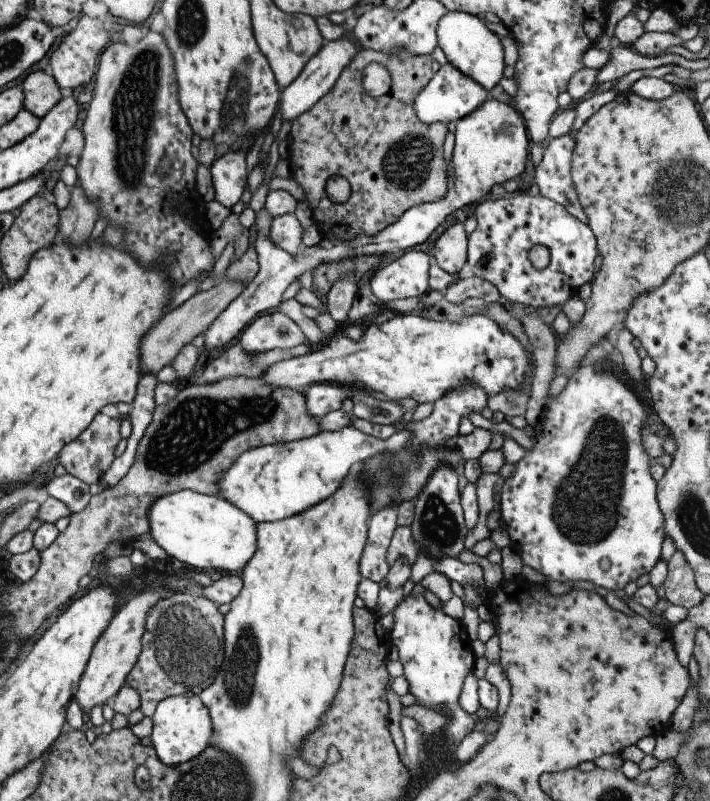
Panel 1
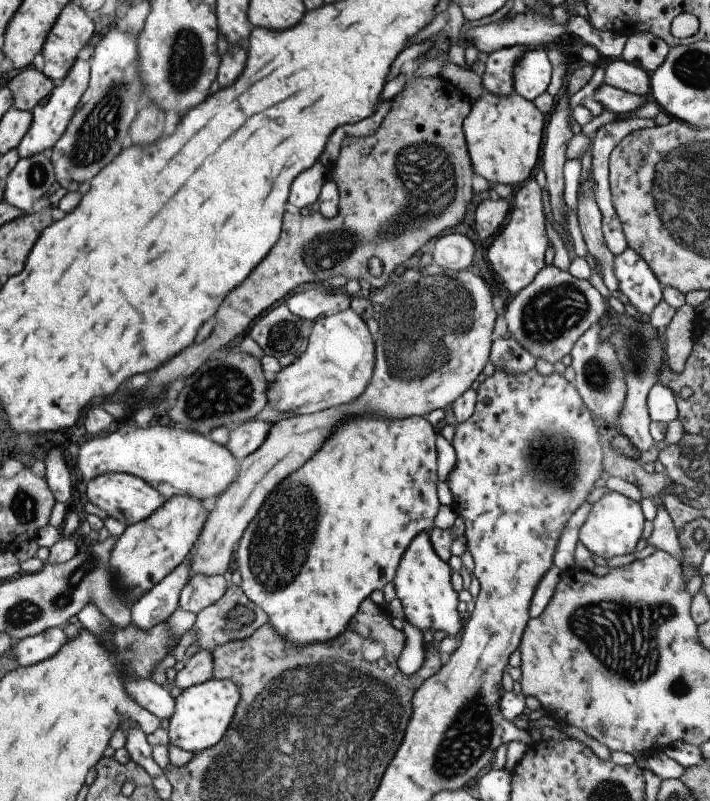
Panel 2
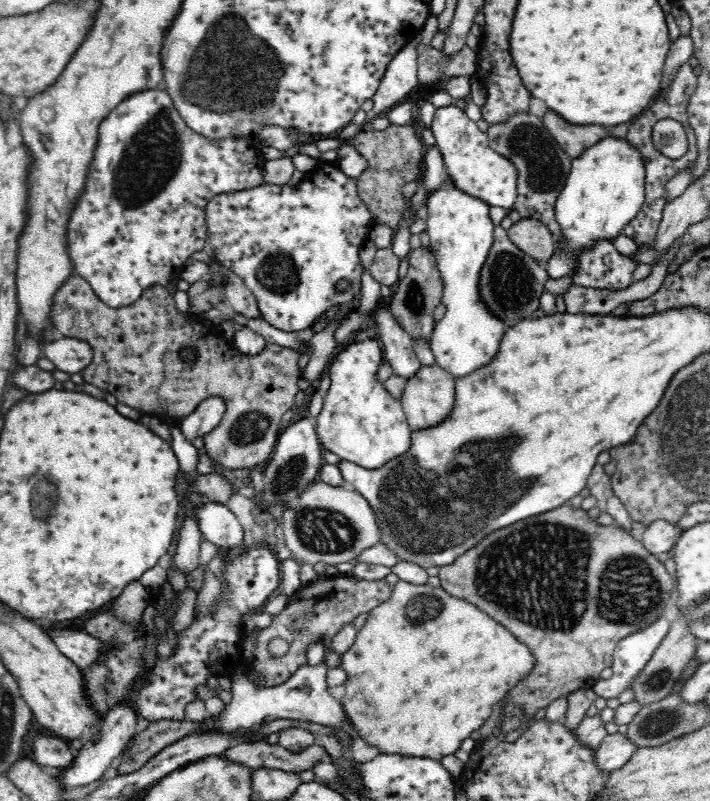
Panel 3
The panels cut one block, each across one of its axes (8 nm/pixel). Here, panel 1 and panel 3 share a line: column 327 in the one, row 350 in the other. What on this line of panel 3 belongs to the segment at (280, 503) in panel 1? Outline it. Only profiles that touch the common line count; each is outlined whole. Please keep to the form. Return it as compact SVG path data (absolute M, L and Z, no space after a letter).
M450 176L444 180L442 186L428 192L426 200L426 228L432 242L432 254L438 260L438 270L442 272L444 282L444 304L448 306L446 316L436 324L430 346L436 356L436 366L448 372L452 378L464 378L478 368L488 366L496 358L500 348L502 336L506 334L506 324L494 318L484 304L480 302L478 292L478 278L488 254L494 246L494 228L496 224L490 218L490 208L484 200L462 192Z

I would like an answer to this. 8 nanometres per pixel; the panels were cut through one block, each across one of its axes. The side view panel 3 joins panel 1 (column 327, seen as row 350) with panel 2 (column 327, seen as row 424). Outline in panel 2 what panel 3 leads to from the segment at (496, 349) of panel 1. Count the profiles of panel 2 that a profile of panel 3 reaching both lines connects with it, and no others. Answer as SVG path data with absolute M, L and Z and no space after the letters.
M347 308L333 316L323 316L323 318L315 320L313 330L309 332L307 338L309 340L307 340L305 352L293 364L289 364L287 368L281 368L279 374L275 374L273 382L267 382L267 390L265 390L267 404L281 416L287 414L291 418L293 416L299 418L299 416L317 414L317 412L323 412L329 408L347 406L347 404L355 402L371 382L373 368L375 368L375 342L373 342L373 334L367 332L365 320L357 312Z

